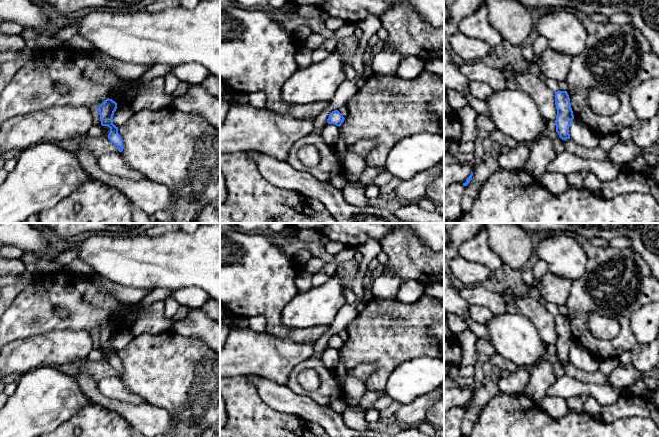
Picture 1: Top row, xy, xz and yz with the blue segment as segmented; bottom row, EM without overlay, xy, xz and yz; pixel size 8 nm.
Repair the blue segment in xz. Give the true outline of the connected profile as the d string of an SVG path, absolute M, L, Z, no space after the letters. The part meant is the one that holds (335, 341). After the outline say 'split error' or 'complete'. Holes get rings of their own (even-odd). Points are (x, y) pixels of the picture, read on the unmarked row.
M334 334L329 338L327 346L328 348L334 348L340 351L344 344L345 342L342 340L342 338L338 334Z; complete

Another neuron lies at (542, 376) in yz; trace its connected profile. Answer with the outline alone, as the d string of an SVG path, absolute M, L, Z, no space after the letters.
M541 360L530 369L530 376L524 395L535 402L546 396L547 389L556 381L552 363Z

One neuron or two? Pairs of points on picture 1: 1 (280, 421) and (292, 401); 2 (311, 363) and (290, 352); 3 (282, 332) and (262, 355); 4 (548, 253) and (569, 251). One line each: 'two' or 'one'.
1: two
2: two
3: two
4: one

